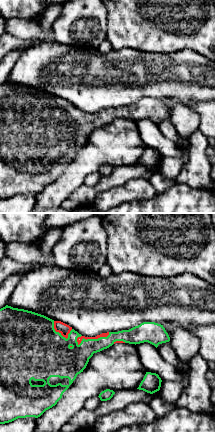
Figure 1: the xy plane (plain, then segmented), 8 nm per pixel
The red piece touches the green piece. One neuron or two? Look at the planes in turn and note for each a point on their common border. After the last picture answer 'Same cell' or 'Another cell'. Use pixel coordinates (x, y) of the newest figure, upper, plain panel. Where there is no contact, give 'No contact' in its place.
Touches red at (92, 114)

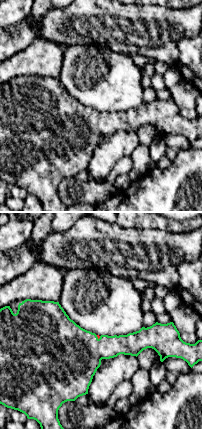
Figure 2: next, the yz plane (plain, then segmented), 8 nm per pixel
Touches red at (98, 113)

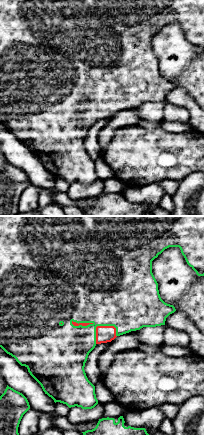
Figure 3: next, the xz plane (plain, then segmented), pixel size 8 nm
Touches red at (98, 102)

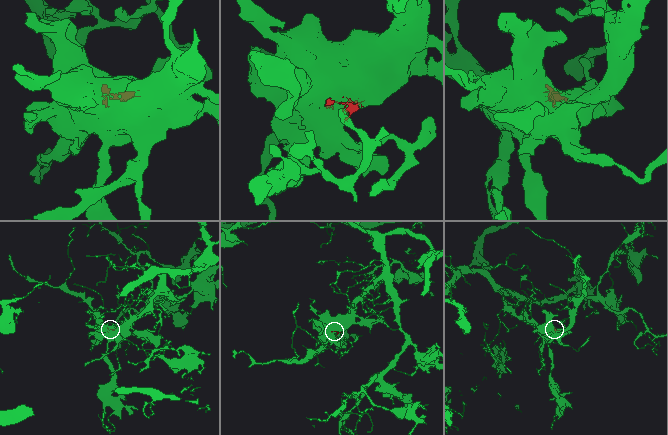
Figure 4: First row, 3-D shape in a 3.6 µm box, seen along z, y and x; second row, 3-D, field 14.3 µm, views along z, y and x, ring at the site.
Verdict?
Same cell

